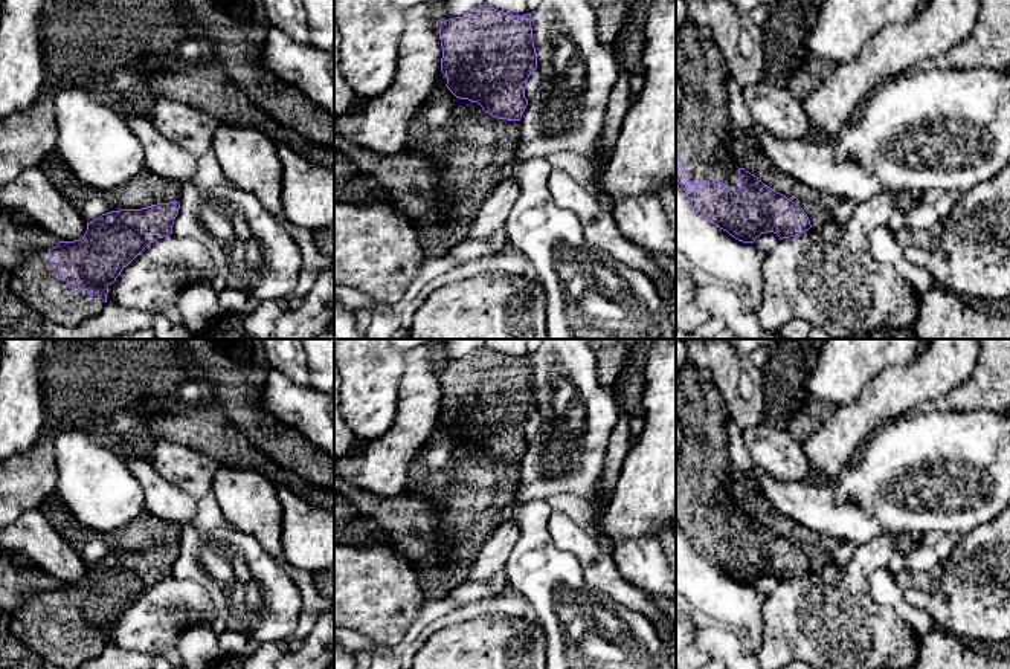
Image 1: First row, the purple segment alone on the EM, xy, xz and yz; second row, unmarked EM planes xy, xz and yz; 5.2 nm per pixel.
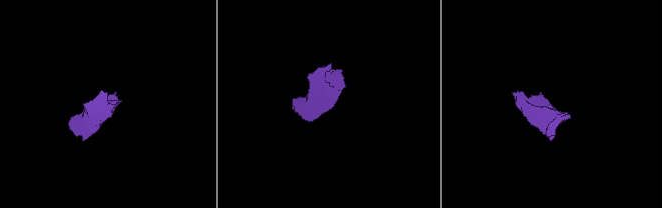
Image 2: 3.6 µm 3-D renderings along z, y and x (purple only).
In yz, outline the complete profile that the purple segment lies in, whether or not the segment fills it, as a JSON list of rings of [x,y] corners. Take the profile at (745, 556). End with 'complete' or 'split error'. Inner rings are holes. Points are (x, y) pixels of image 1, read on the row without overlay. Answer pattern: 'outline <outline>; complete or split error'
outline [[[688,362],[684,365],[676,374],[676,419],[684,432],[682,443],[676,451],[676,522],[697,554],[738,583],[754,585],[766,574],[777,576],[780,582],[799,577],[812,570],[804,551],[741,510],[728,493],[726,473],[732,461],[729,457],[726,415],[726,406],[716,385],[702,377],[696,364]]]; split error

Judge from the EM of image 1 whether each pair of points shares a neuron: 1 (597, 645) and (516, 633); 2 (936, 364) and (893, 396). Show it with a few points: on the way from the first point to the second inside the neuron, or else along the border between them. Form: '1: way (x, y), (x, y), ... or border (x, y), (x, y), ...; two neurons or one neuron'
1: border (537, 622), (543, 634), (543, 649), (546, 652); two neurons
2: way (925, 374), (917, 382), (903, 387); one neuron

